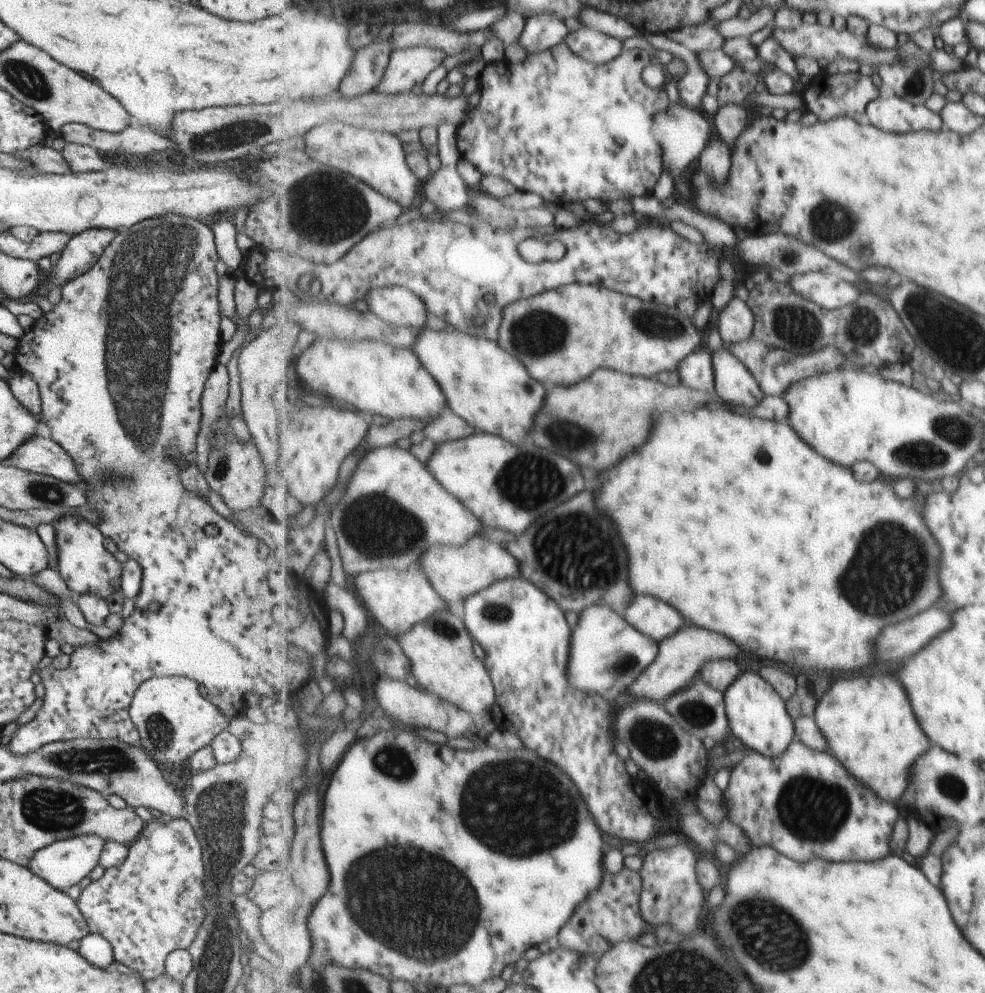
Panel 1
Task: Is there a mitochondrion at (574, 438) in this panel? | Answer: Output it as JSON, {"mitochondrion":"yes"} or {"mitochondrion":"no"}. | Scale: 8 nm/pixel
{"mitochondrion":"yes"}

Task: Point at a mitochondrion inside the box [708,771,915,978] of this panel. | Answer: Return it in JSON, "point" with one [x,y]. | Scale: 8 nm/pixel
{"point":[806,808]}

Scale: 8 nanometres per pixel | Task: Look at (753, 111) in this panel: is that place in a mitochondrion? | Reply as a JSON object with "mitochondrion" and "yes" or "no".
{"mitochondrion":"no"}

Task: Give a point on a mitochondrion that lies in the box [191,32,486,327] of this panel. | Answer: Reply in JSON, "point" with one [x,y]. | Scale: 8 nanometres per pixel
{"point":[326,208]}

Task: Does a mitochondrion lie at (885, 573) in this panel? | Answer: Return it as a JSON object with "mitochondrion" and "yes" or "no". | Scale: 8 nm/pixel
{"mitochondrion":"yes"}

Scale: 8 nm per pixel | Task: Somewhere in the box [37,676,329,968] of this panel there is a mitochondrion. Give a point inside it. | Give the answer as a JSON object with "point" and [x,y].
{"point":[110,761]}

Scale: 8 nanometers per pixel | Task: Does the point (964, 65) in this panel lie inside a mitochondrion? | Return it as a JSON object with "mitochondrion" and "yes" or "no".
{"mitochondrion":"no"}

